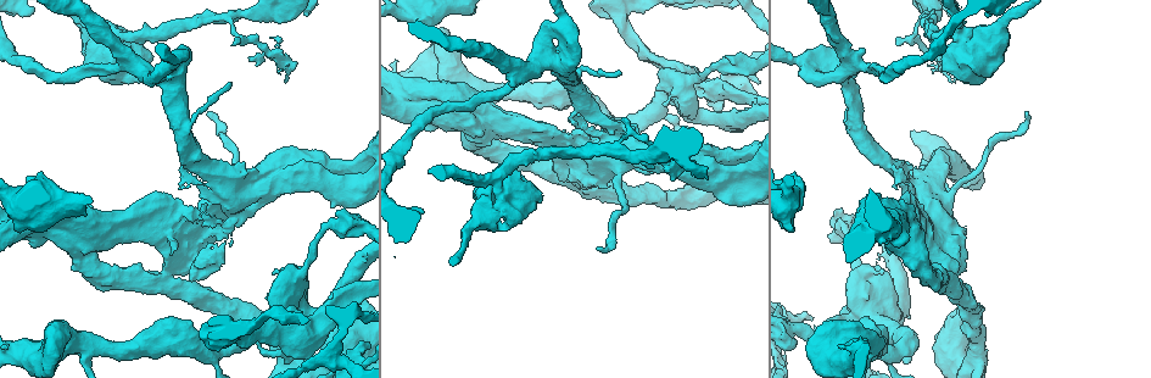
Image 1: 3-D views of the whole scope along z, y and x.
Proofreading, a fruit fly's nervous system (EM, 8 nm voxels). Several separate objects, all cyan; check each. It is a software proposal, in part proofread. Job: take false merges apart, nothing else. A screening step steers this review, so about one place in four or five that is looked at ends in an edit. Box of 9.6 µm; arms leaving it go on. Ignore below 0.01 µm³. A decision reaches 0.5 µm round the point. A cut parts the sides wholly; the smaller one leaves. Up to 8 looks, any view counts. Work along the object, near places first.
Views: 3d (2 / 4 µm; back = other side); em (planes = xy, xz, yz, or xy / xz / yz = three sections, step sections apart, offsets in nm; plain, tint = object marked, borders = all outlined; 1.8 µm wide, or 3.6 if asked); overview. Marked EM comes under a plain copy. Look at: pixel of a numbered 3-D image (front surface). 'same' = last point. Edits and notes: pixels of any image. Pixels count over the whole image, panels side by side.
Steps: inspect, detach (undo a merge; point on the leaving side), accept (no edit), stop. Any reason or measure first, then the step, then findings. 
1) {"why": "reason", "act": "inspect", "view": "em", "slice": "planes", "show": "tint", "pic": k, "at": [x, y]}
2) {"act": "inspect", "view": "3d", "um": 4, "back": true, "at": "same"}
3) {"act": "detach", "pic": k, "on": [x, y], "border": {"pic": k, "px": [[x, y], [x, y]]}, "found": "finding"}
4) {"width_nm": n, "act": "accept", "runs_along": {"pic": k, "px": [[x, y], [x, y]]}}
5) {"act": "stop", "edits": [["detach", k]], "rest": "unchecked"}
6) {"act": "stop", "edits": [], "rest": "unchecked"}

{"why": "arms part here", "act": "inspect", "view": "3d", "um": 4, "pic": 1, "at": [226, 19]}

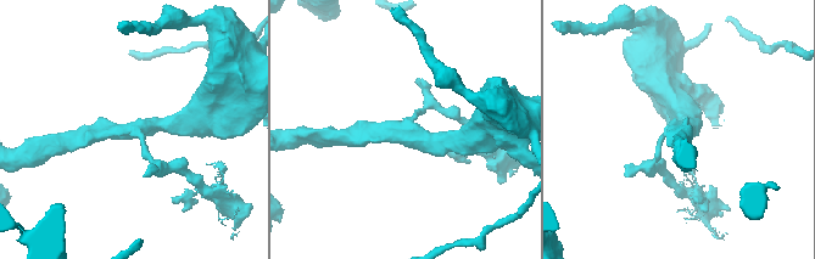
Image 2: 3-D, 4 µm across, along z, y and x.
{"why": "need the tissue", "act": "inspect", "view": "em", "slice": "planes", "show": "tint", "pic": 2, "at": [132, 128]}

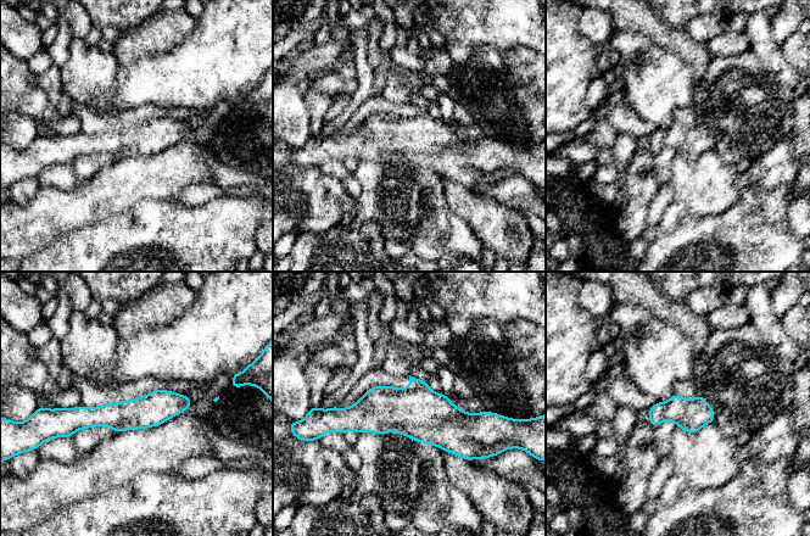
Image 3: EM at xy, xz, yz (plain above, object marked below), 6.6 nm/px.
{"width_nm": 200, "act": "accept", "runs_along": {"pic": 3, "px": [[336, 414], [481, 422]]}, "found": "one cell here"}

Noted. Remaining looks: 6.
{"why": "sudden change in width", "act": "inspect", "view": "3d", "um": 2, "pic": 1, "at": [326, 227]}

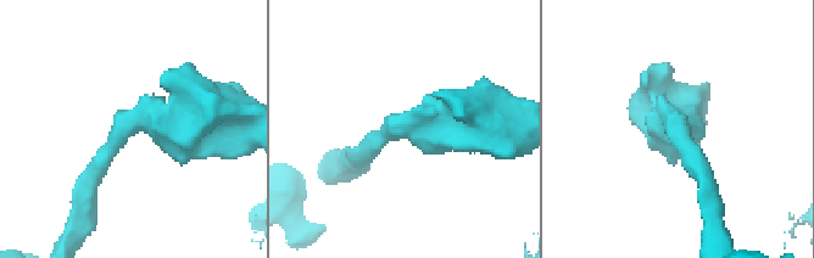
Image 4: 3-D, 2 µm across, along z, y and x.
{"arm_widths_nm": [170, 320], "act": "inspect", "view": "em", "slice": "planes", "show": "tint", "pic": 4, "at": [133, 124]}

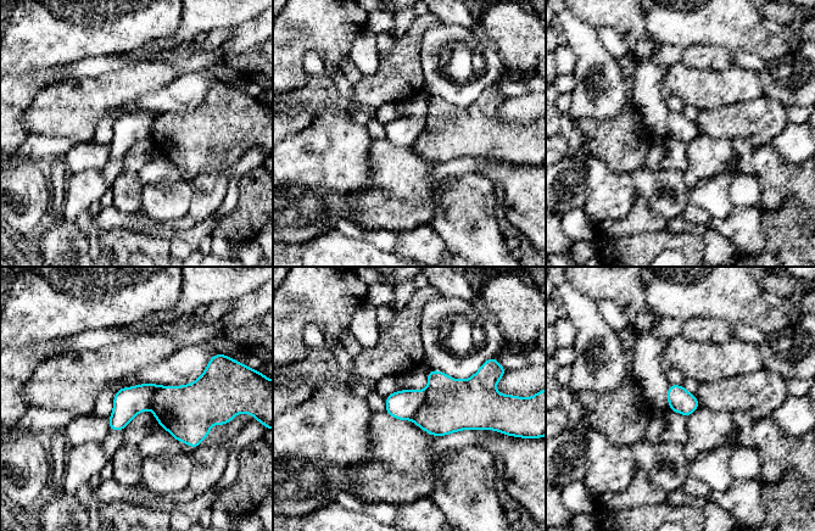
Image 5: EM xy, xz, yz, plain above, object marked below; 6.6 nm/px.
{"act": "detach", "pic": 5, "on": [451, 406], "border": {"pic": 5, "px": [[426, 390], [426, 400], [412, 419]]}, "found": "a second cell is stuck on"}

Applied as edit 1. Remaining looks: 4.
{"why": "touches itself", "act": "inspect", "view": "3d", "um": 4, "pic": 1, "at": [439, 94]}

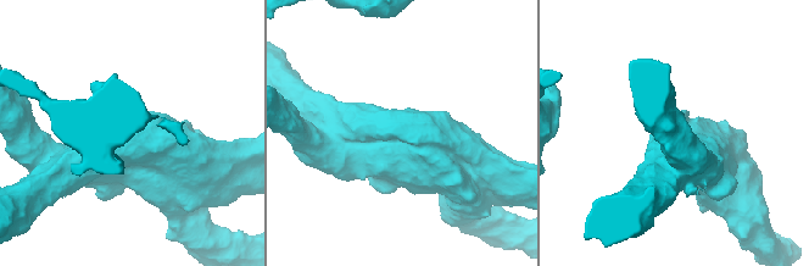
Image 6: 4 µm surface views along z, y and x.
{"why": "shape alone is not enough", "act": "inspect", "view": "em", "um": 3.6, "slice": "xy", "step": 16, "show": "tint", "pic": 6, "at": [396, 132]}

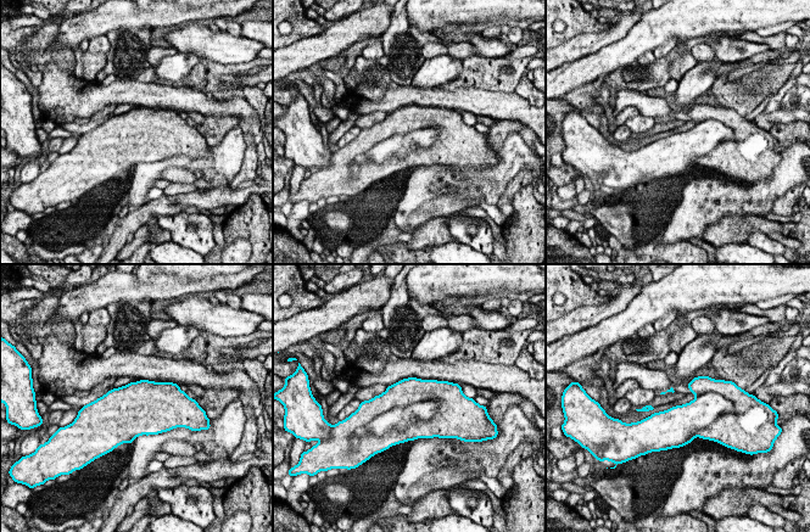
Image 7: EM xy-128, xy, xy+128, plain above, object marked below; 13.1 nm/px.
{"why": "another direction", "act": "inspect", "view": "em", "um": 3.6, "slice": "planes", "show": "tint", "at": "same"}

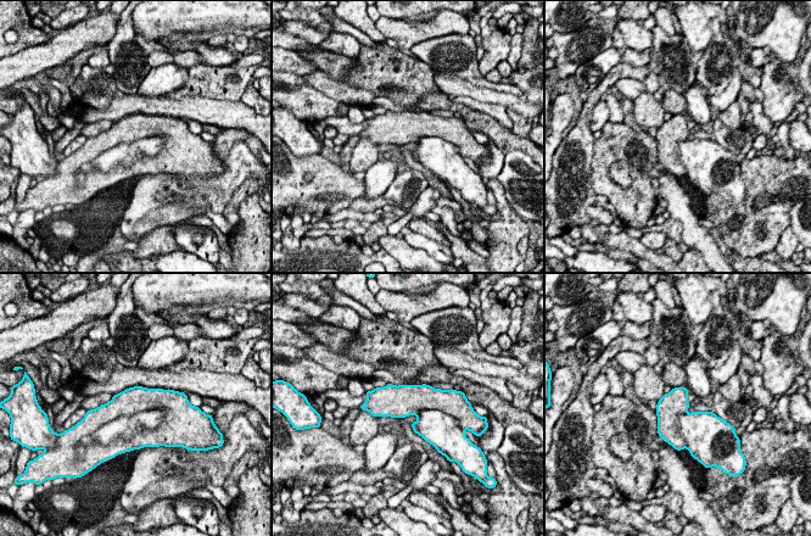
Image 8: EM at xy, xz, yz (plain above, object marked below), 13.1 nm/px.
{"act": "detach", "pic": 8, "on": [124, 426], "border": {"pic": 8, "px": [[165, 408], [155, 428], [108, 442]]}, "found": "two cells meet here"}

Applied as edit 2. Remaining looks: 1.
{"act": "stop", "edits": [["detach", 5], ["detach", 8]], "rest": "unchecked"}

